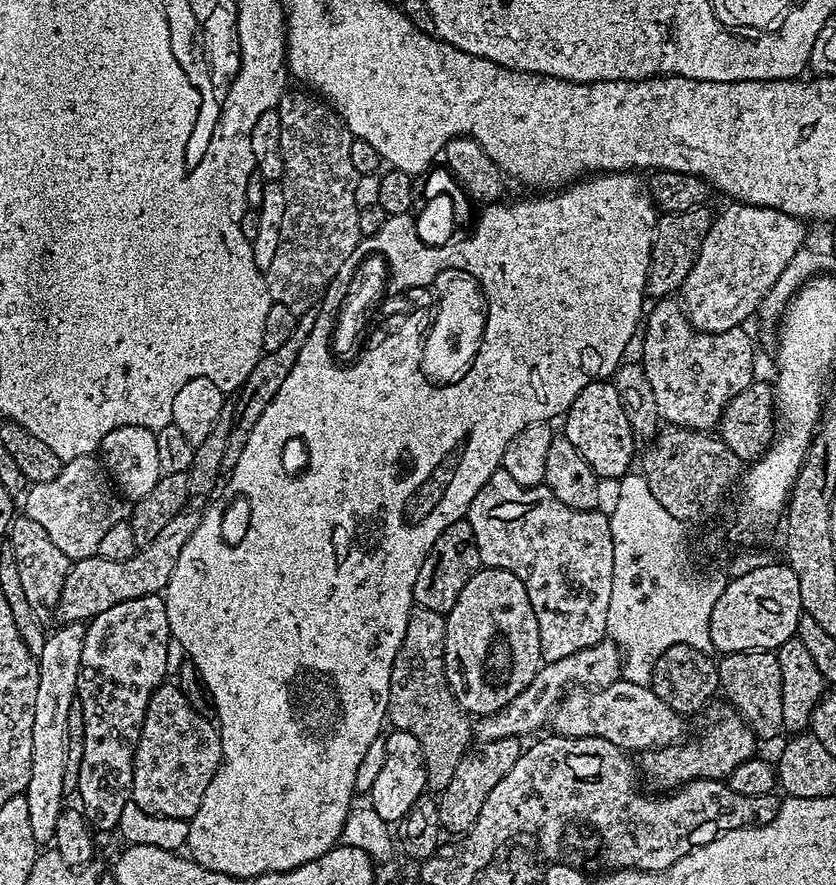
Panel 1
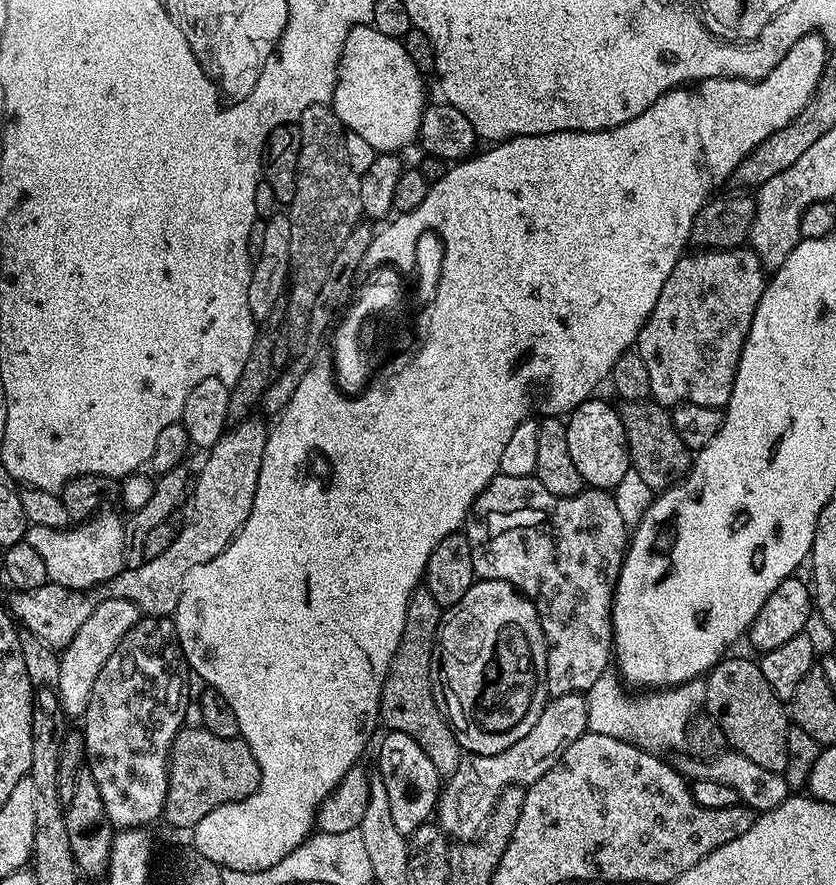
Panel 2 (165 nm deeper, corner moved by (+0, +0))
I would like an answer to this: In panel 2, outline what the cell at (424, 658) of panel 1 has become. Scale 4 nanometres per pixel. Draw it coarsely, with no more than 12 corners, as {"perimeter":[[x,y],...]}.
{"perimeter":[[417,587],[380,718],[441,778],[462,749],[434,691],[442,609]]}

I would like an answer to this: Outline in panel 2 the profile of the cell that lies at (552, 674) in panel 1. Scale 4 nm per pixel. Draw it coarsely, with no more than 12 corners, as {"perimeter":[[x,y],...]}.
{"perimeter":[[583,695],[551,697],[526,738],[468,754],[435,823],[475,840],[502,790],[542,778],[587,731]]}

